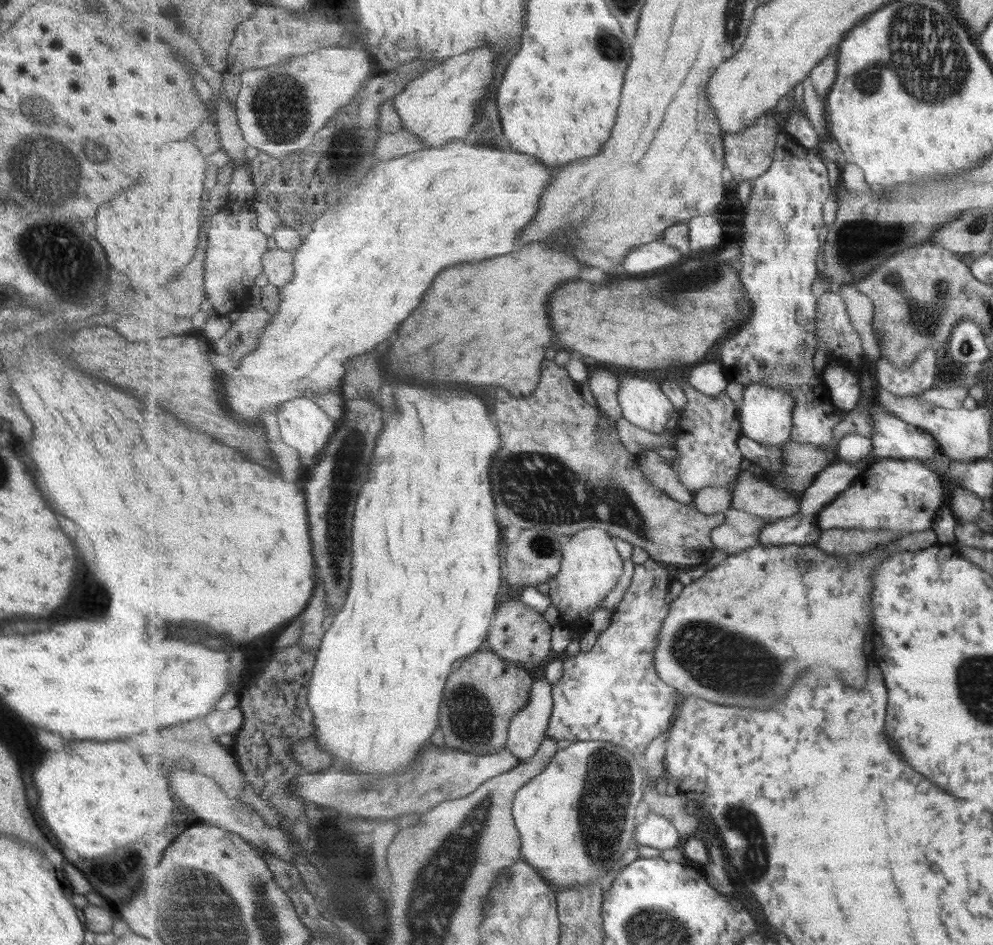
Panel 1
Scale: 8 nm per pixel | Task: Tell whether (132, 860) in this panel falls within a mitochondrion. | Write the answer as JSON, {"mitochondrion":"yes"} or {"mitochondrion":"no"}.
{"mitochondrion":"no"}

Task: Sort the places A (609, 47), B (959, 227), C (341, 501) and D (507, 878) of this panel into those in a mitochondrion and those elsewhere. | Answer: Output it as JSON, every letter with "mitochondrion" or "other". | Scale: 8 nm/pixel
{"A":"mitochondrion","B":"other","C":"mitochondrion","D":"mitochondrion"}

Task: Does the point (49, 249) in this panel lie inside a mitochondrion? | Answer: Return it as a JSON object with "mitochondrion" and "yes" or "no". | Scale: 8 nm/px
{"mitochondrion":"yes"}

